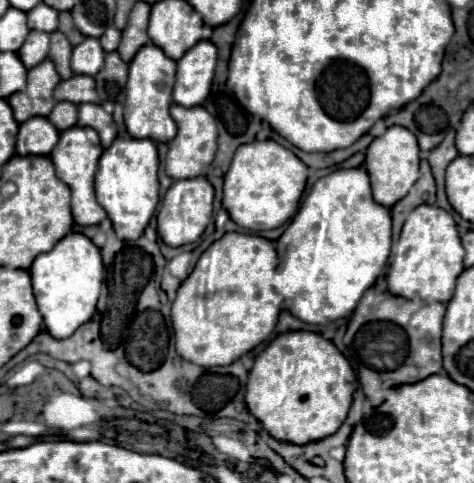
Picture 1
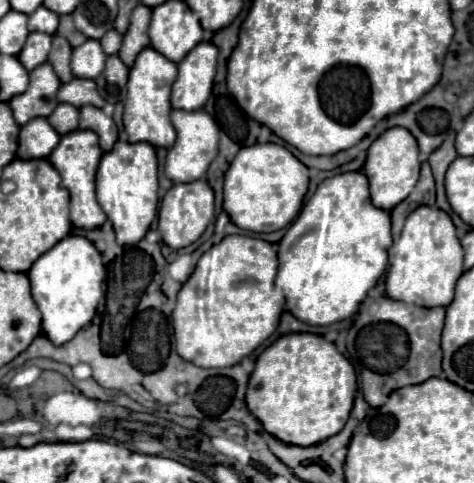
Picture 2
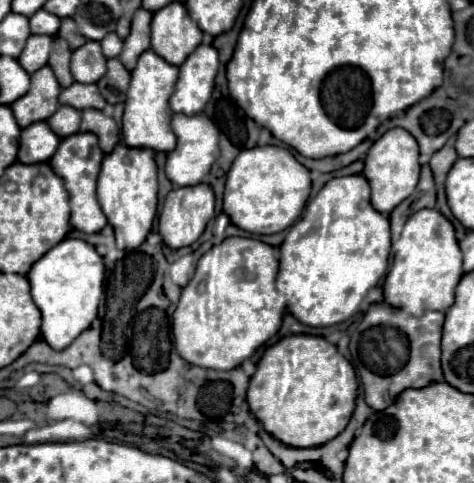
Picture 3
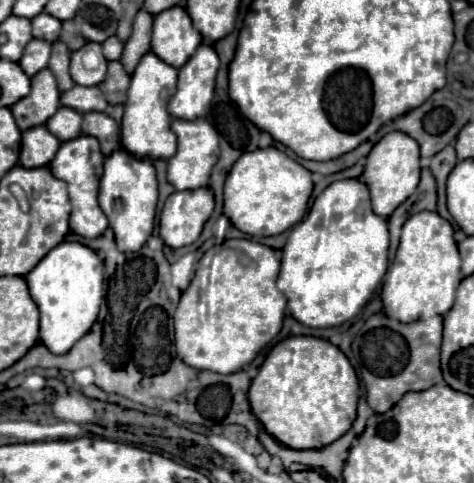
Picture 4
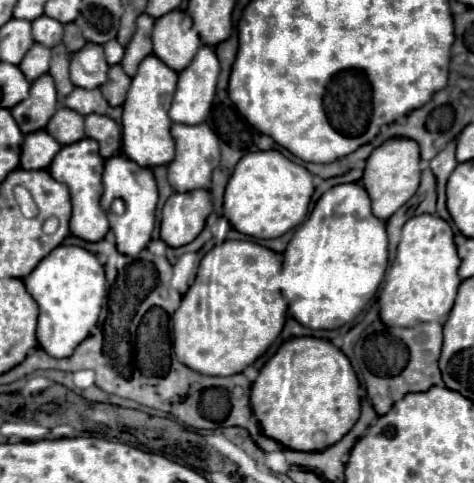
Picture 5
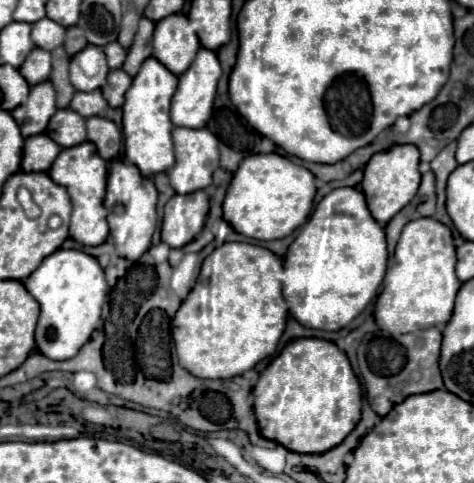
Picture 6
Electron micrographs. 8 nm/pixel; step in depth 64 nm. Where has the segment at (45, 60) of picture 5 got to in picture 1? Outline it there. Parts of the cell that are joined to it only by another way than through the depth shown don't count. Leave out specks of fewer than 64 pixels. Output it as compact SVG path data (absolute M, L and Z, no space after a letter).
M32 30L32 32L28 34L28 40L24 42L24 48L20 48L18 56L20 56L22 64L30 70L30 68L34 68L36 64L40 64L42 60L46 60L48 48L50 48L50 34Z

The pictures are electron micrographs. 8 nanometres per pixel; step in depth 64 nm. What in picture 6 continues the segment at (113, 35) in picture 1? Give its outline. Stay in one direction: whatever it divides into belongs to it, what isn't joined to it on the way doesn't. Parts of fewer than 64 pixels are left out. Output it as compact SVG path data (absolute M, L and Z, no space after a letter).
M116 42L116 44L108 44L108 48L104 48L104 52L106 52L106 58L108 58L108 66L110 66L110 70L118 70L118 68L122 68L124 58L126 58L126 50L120 48L118 42Z

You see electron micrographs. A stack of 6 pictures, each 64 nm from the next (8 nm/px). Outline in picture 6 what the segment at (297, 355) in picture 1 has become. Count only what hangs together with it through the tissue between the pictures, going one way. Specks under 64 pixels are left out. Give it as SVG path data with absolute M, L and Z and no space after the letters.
M320 338L290 342L260 374L252 394L260 434L300 454L322 454L338 446L358 424L362 410L360 382L346 354Z

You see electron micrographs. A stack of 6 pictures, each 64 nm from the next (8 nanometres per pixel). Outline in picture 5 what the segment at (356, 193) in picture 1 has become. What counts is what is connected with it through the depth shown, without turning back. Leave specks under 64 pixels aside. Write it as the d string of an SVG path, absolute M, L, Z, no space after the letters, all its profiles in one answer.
M340 184L322 194L314 210L310 212L308 222L296 228L292 240L286 246L286 252L276 254L282 256L278 286L288 306L286 320L294 318L302 326L314 330L334 330L354 320L368 304L368 300L376 294L388 266L386 226L382 220L376 220L376 216L372 216L368 194L360 184Z

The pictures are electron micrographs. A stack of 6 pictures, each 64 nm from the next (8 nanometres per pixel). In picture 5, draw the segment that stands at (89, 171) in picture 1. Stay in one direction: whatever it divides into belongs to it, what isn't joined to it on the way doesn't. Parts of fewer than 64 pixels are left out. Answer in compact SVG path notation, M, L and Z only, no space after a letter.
M80 140L76 144L68 144L68 148L60 148L56 158L52 160L48 172L54 180L66 184L70 188L72 198L72 218L70 218L70 232L86 242L98 242L108 232L108 218L100 206L102 196L102 172L104 172L104 158L98 152L96 140Z

